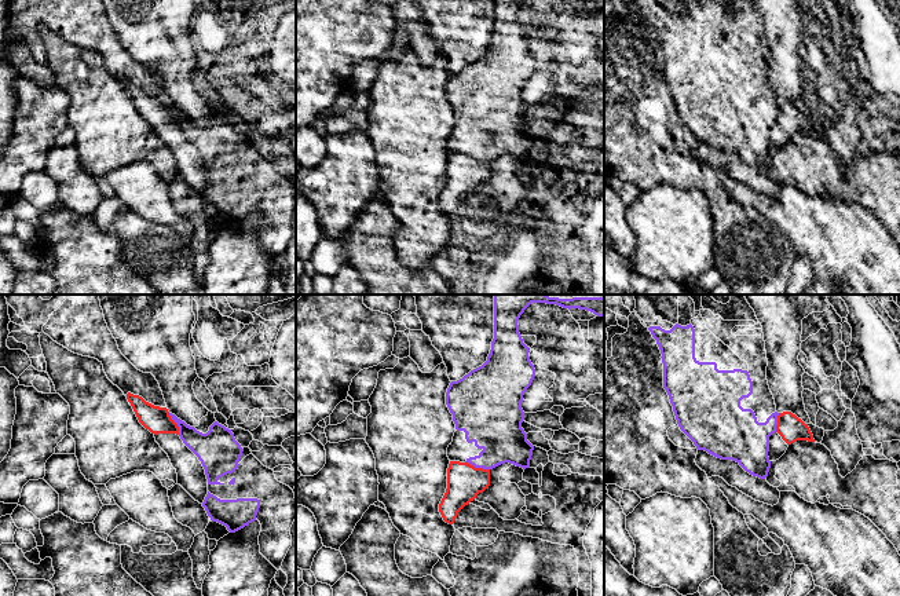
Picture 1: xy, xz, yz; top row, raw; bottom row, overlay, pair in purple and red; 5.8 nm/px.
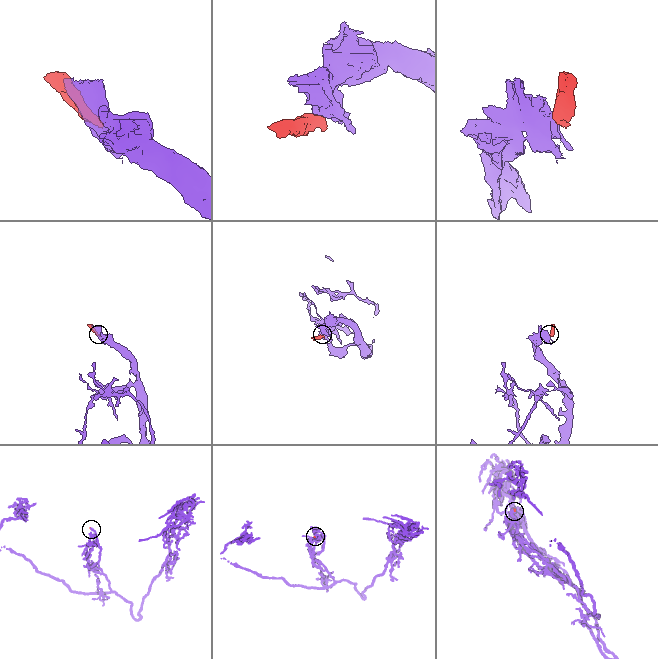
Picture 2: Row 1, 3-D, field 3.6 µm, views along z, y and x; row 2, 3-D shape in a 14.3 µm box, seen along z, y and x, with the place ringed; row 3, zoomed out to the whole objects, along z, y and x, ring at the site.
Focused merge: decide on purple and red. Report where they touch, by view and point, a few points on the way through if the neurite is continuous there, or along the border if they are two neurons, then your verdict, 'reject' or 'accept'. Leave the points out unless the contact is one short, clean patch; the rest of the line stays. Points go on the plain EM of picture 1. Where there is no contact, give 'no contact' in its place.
meets purple in xz at (478, 158); border along xz (465, 153), (489, 161); reject

